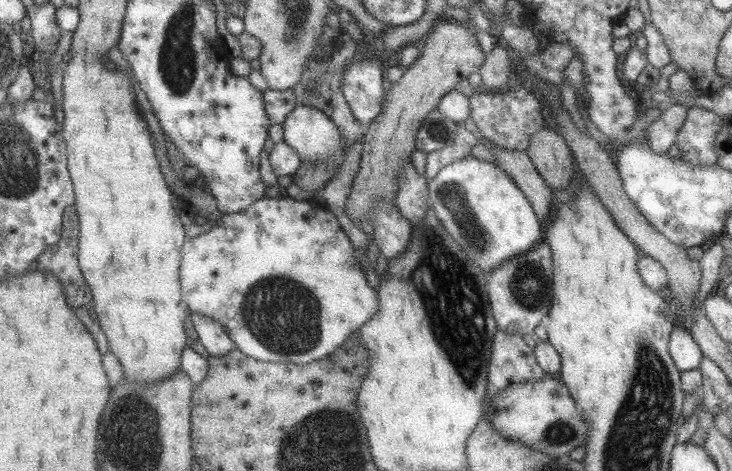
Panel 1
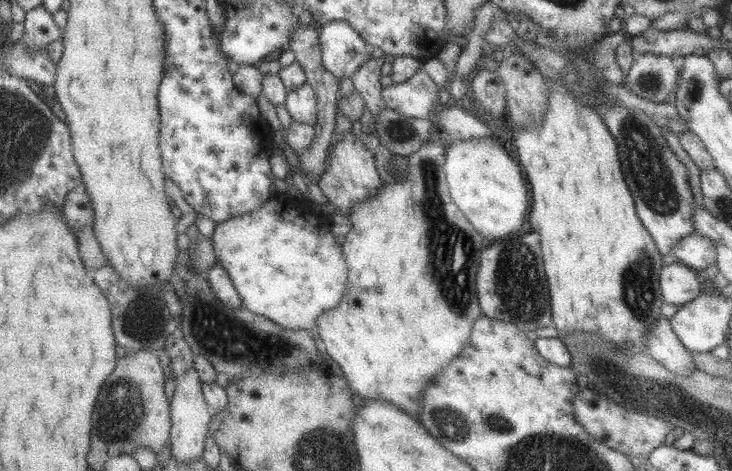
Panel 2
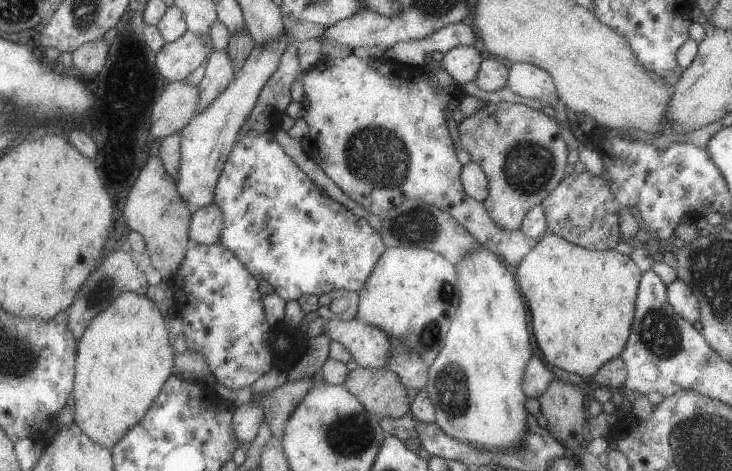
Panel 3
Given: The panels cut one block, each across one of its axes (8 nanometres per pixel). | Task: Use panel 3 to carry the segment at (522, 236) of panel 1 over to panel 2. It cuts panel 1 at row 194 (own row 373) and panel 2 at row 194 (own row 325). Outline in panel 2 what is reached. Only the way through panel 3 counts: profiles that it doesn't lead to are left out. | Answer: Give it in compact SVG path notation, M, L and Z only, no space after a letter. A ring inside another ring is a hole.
M499 139L457 140L446 148L444 174L450 198L485 242L520 230L527 202L527 186L519 164L513 160Z

